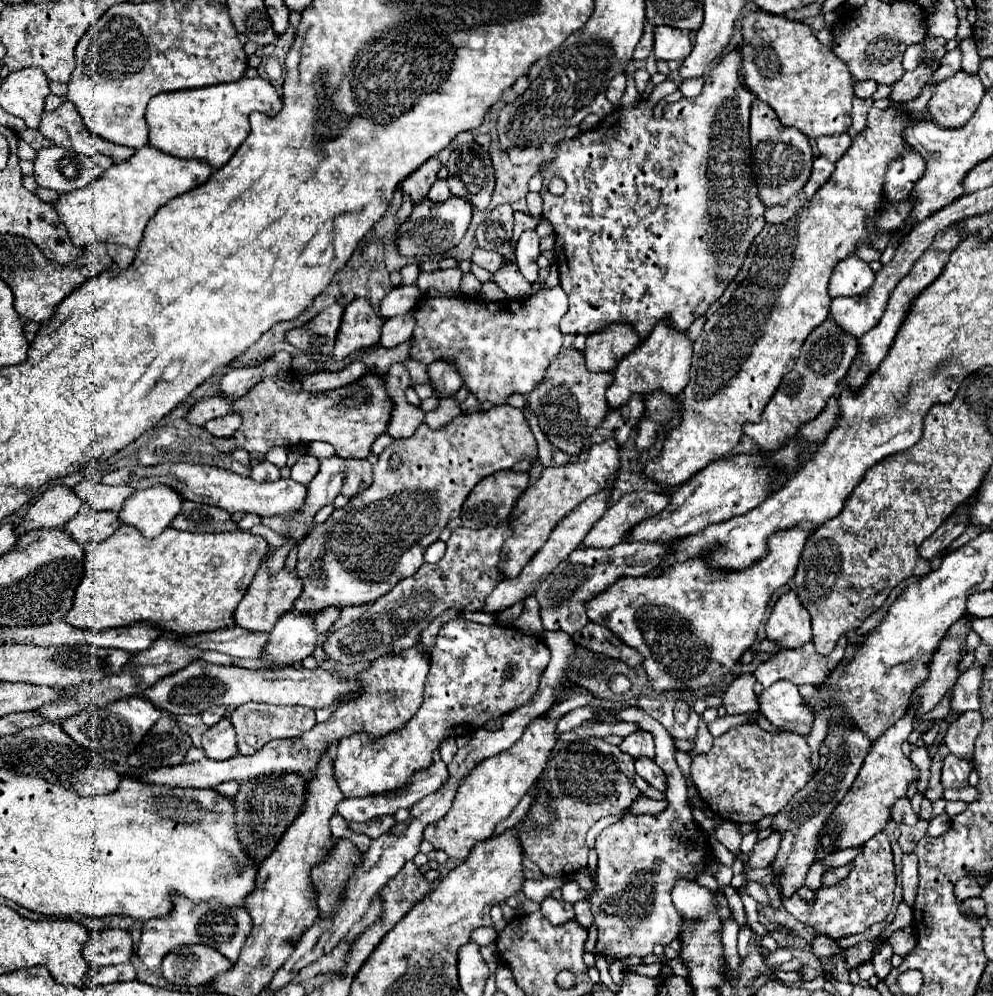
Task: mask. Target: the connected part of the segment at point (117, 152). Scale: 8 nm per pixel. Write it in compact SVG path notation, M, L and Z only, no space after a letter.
M65 101L55 111L43 113L39 131L43 133L43 137L51 139L57 147L71 149L71 151L83 153L83 155L97 153L97 155L107 155L113 161L125 161L135 151L135 149L129 149L123 145L109 143L109 141L97 137L95 133L89 133L87 125L83 123L81 115L77 113L77 109L71 101Z

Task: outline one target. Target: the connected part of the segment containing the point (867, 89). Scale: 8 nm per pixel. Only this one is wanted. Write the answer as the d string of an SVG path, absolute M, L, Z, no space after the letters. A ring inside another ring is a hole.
M855 81L855 97L869 99L877 89L875 81Z

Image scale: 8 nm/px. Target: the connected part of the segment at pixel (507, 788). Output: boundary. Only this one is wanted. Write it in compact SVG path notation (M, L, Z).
M535 717L511 749L485 759L477 769L473 769L473 773L461 783L449 813L441 821L427 825L423 839L429 841L435 849L445 851L453 859L463 861L465 857L469 857L475 843L489 839L493 835L495 825L509 817L521 797L535 785L557 743L555 731L557 721Z

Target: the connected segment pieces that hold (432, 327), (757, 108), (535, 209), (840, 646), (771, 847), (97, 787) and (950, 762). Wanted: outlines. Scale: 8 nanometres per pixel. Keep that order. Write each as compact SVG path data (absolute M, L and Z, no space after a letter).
M561 287L539 291L525 299L503 299L485 301L481 297L425 297L413 309L417 331L411 343L411 359L419 363L433 363L437 359L449 361L457 373L463 377L463 385L481 403L489 401L493 405L505 405L509 395L531 393L545 375L549 363L559 355L563 345L563 335L559 331L559 321L567 311L567 295Z
M753 101L751 107L751 157L757 187L767 207L785 205L791 195L803 189L805 181L811 175L813 151L809 139L797 129L783 127L773 109L769 109L769 105L763 101Z
M527 193L527 207L533 217L541 217L541 193Z
M841 636L837 641L835 651L827 657L817 655L813 649L813 643L803 645L801 649L789 649L779 651L775 657L765 661L757 667L755 677L755 693L761 693L775 681L787 679L795 685L813 685L819 687L825 677L835 669L835 665L841 663L847 647L847 637Z
M773 833L769 839L759 841L753 847L753 853L749 853L749 859L747 859L745 867L743 867L743 873L747 873L749 869L769 867L769 863L775 859L775 855L779 851L779 843L781 843L781 835L779 833Z
M103 769L103 771L97 771L93 781L89 783L79 783L79 785L73 785L75 791L83 797L93 797L93 795L107 795L107 793L113 793L117 787L119 787L119 775L113 773L111 769Z
M947 755L945 761L943 761L941 783L943 783L943 787L953 787L953 789L967 787L969 773L971 773L971 763L969 761L959 759L955 755Z

